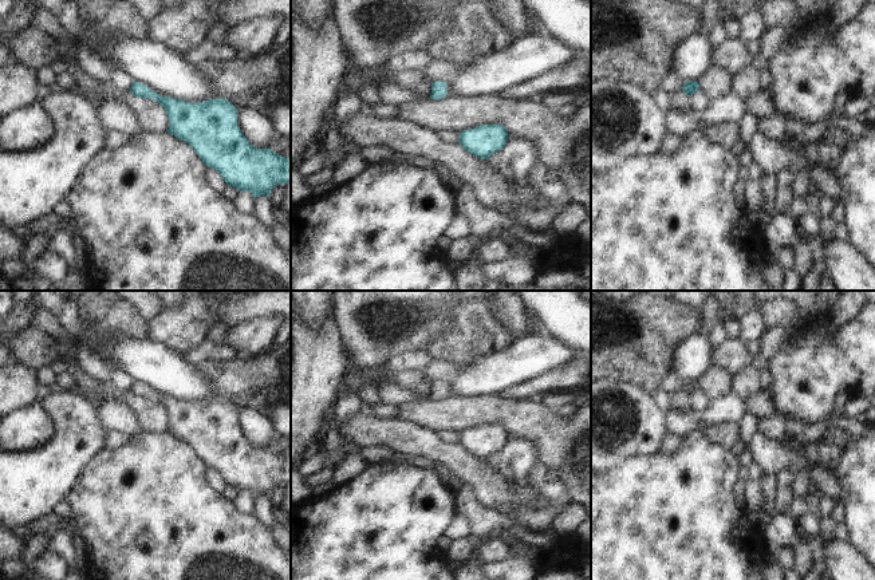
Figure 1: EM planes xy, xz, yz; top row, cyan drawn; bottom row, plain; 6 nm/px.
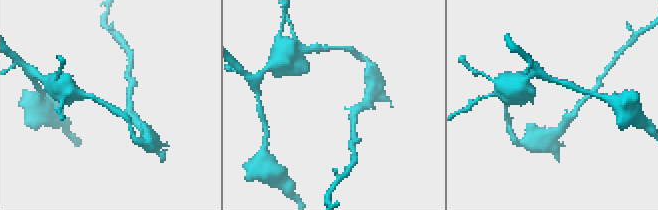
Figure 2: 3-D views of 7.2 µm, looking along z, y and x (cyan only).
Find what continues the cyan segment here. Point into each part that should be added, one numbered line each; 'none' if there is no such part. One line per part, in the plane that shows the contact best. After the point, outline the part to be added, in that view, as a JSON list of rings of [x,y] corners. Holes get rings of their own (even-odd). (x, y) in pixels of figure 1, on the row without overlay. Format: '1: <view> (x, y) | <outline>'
none

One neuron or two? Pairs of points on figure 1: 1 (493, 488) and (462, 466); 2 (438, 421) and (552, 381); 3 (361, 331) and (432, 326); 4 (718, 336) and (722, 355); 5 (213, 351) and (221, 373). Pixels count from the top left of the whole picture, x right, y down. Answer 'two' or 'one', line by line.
1: one
2: two
3: one
4: two
5: two

